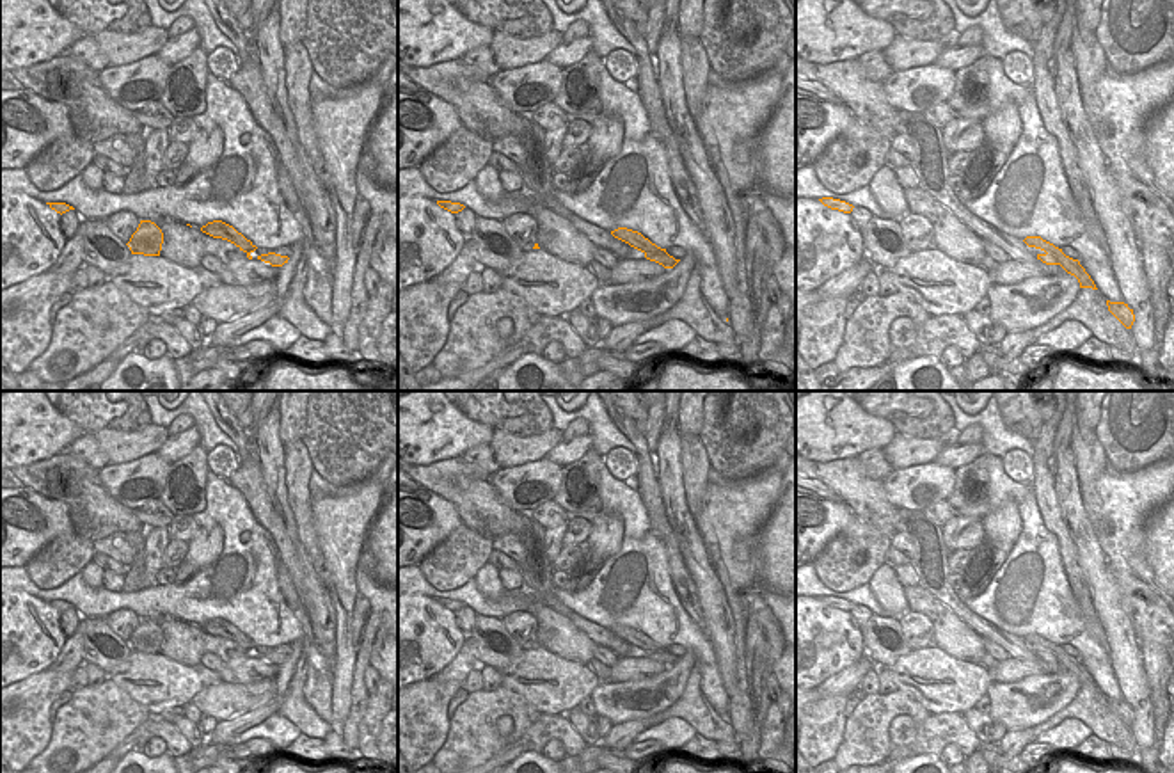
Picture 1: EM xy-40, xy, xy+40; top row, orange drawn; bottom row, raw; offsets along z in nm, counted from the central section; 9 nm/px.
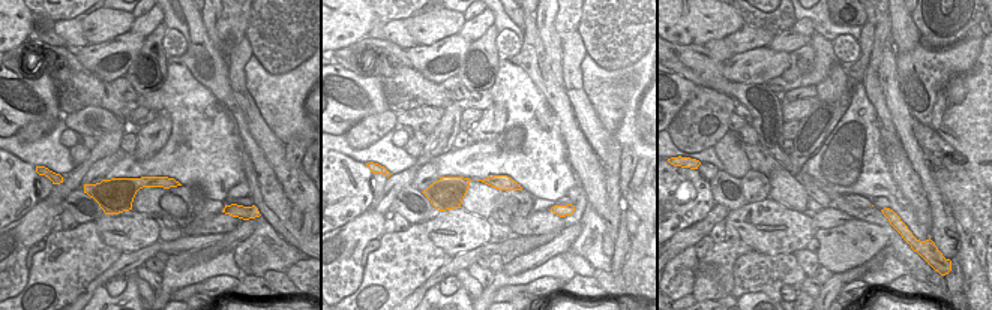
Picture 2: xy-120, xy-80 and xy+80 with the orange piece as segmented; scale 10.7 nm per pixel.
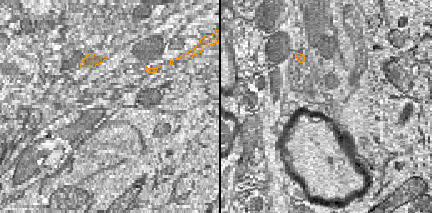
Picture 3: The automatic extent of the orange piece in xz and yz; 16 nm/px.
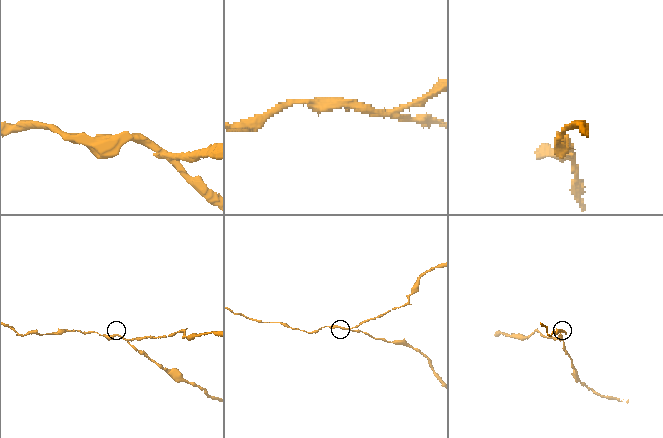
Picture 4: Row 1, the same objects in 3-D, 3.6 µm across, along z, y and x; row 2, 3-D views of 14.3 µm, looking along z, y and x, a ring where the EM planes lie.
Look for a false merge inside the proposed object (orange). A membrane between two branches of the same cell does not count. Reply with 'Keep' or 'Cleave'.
Cleave.

